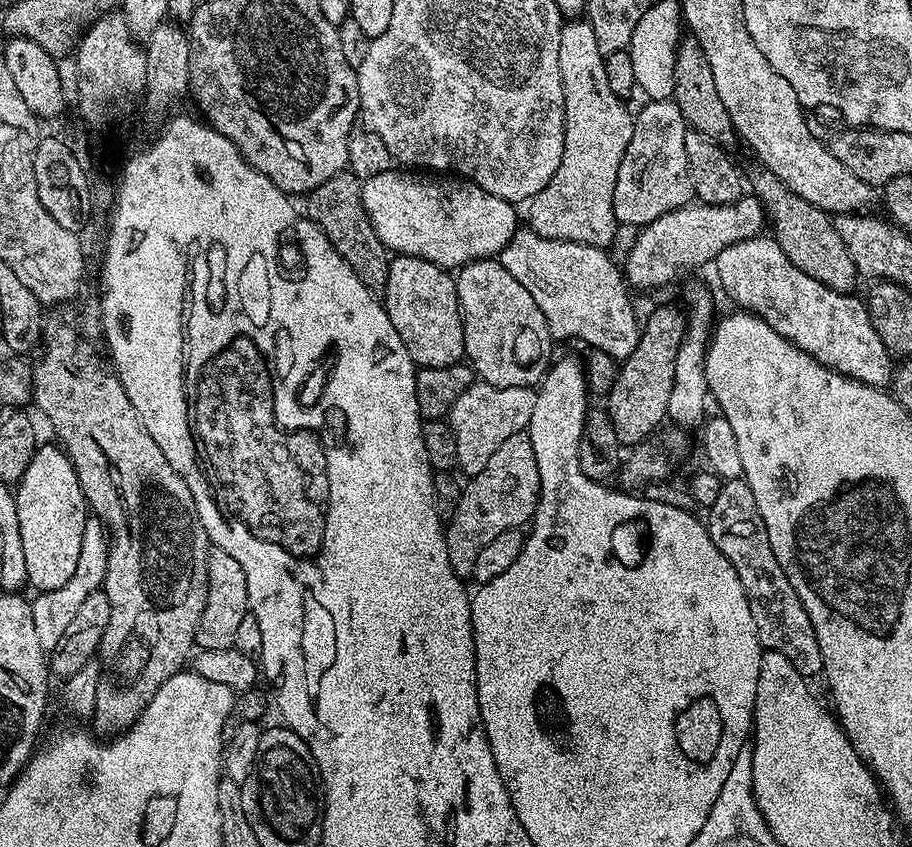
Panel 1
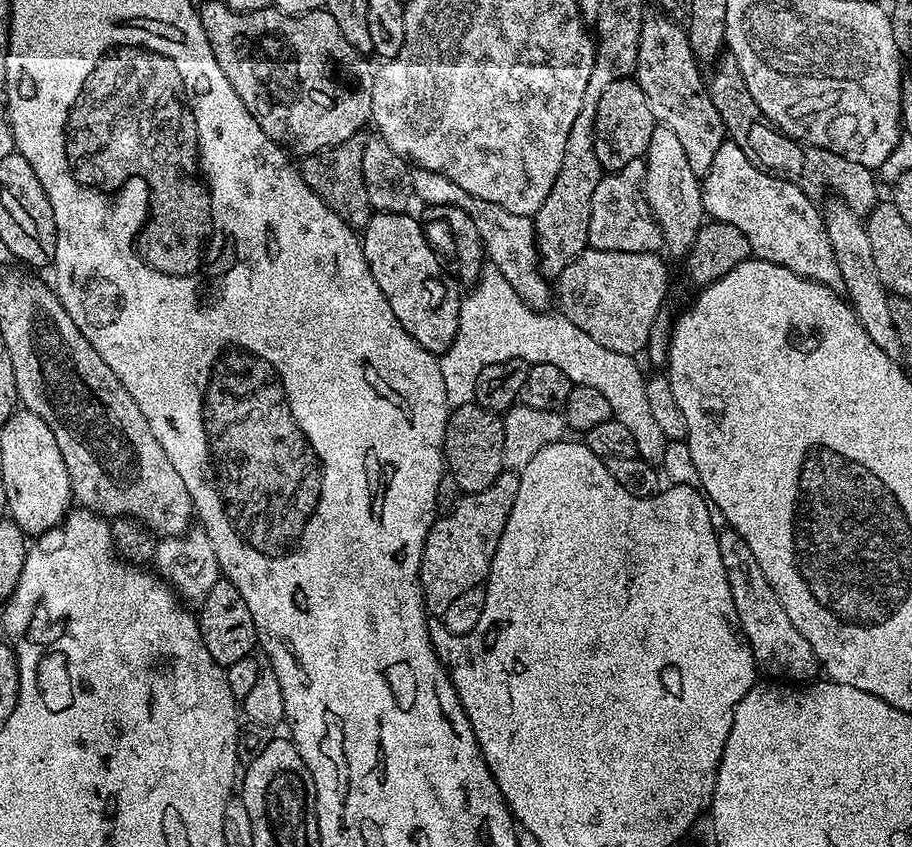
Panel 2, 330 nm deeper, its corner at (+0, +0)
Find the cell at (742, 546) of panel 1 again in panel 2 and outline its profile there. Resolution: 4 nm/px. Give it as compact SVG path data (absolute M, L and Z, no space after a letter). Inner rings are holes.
M725 527L718 535L718 554L722 554L722 566L726 566L726 582L730 582L734 610L738 610L740 631L748 641L757 669L768 675L765 677L779 678L784 682L811 681L815 677L812 675L821 671L820 663L816 661L810 642L798 634L798 626L786 618L786 610L782 610L778 594L774 594L770 582L766 582L762 566L758 566L754 554L750 554L750 546L742 542L736 531Z

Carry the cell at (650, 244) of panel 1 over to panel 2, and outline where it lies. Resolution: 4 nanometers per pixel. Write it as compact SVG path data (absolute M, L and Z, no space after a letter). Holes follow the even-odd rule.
M585 248L582 254L578 254L578 258L574 258L574 262L570 262L570 266L566 266L566 270L562 270L562 274L558 278L558 283L560 285L555 285L554 292L558 297L558 304L560 300L559 311L565 316L570 322L574 322L574 326L578 326L578 330L586 330L586 334L590 334L590 338L594 338L594 342L600 343L602 346L606 346L606 350L618 350L618 354L626 354L627 356L636 356L637 354L643 353L648 347L648 339L650 338L650 330L654 326L657 316L661 315L662 309L660 308L664 304L664 295L668 292L668 268L664 265L663 255L657 254L655 252L639 252L638 254L630 254L629 252L615 252L614 250L598 250L597 248Z

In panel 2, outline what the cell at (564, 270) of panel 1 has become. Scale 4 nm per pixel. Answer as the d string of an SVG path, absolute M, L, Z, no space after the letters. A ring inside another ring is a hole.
M413 167L411 174L412 195L417 201L421 200L424 204L433 204L434 207L441 208L441 210L457 208L458 210L466 210L466 214L470 214L470 218L482 238L482 246L484 247L487 263L497 268L502 274L502 278L506 278L506 282L510 282L510 286L514 286L515 292L518 293L518 298L522 298L531 308L537 310L547 309L551 300L553 303L554 292L550 287L549 277L541 272L540 255L536 253L536 226L533 217L510 214L510 210L502 210L502 206L494 206L494 202L486 202L482 198L474 198L474 194L466 194L466 190L462 190L462 186L458 186L458 182L450 182L450 178L446 178L442 174L434 174L425 168Z

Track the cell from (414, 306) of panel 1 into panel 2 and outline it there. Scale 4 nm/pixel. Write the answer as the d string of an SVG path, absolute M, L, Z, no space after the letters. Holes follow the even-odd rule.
M377 212L362 230L362 243L370 274L374 274L378 290L386 294L402 330L428 352L447 352L458 334L462 292L444 273L435 250L424 237L423 226L408 212Z

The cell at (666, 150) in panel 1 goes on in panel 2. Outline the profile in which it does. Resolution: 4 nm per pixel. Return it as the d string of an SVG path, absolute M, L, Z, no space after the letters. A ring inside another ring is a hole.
M643 159L630 162L622 166L617 172L608 172L601 175L598 187L594 190L594 202L590 202L590 234L588 235L588 247L598 250L614 250L615 252L639 252L659 253L664 248L662 230L654 218L654 214L648 205L647 194L644 192L644 183L647 180L647 163Z

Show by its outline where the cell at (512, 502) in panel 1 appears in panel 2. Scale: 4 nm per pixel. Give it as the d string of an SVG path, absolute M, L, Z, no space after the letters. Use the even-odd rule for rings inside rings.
M503 470L481 492L461 495L451 512L432 523L430 534L424 539L420 563L424 610L429 617L442 618L464 591L479 588L487 581L494 550L498 550L502 530L506 530L506 518L514 510L514 498L518 498L519 481L515 471Z

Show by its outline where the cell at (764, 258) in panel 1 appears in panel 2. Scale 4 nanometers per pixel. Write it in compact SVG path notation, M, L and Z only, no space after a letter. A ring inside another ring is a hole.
M726 142L718 146L714 163L702 178L700 193L702 206L711 219L730 222L746 234L755 259L786 266L794 270L794 274L833 290L843 285L838 262L834 259L834 246L830 246L824 214L817 201L794 186L794 182L764 171L738 145Z

